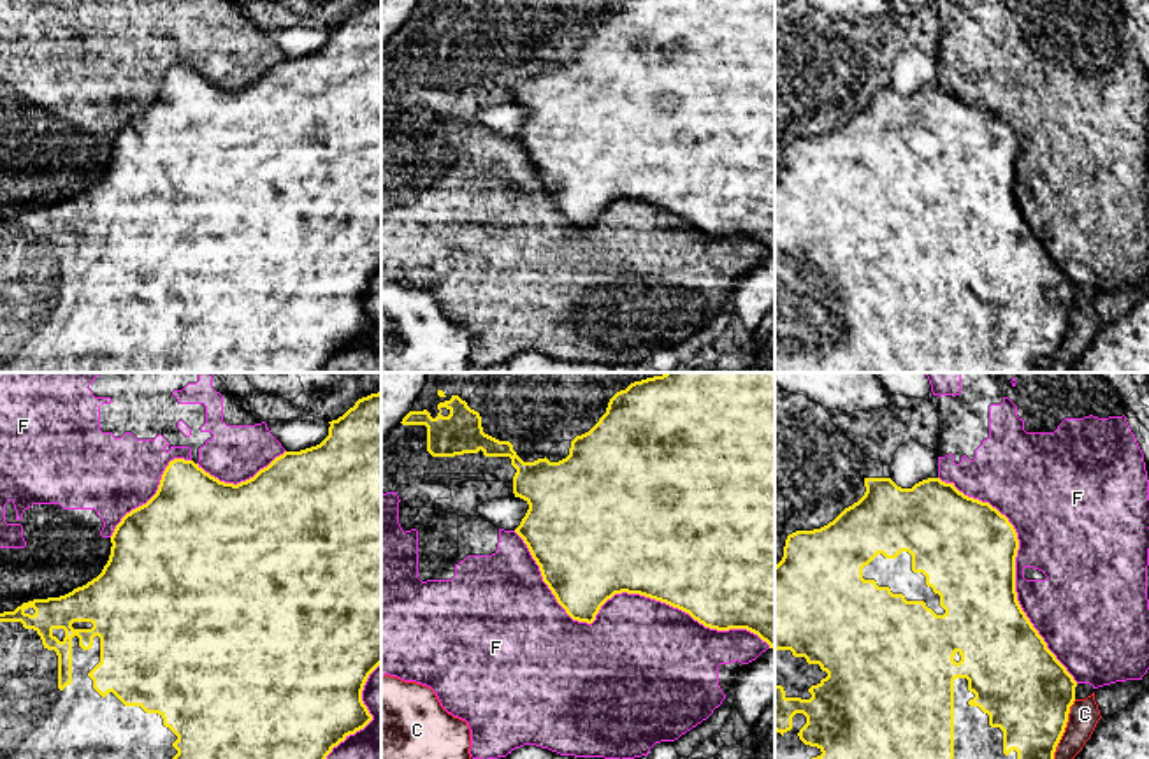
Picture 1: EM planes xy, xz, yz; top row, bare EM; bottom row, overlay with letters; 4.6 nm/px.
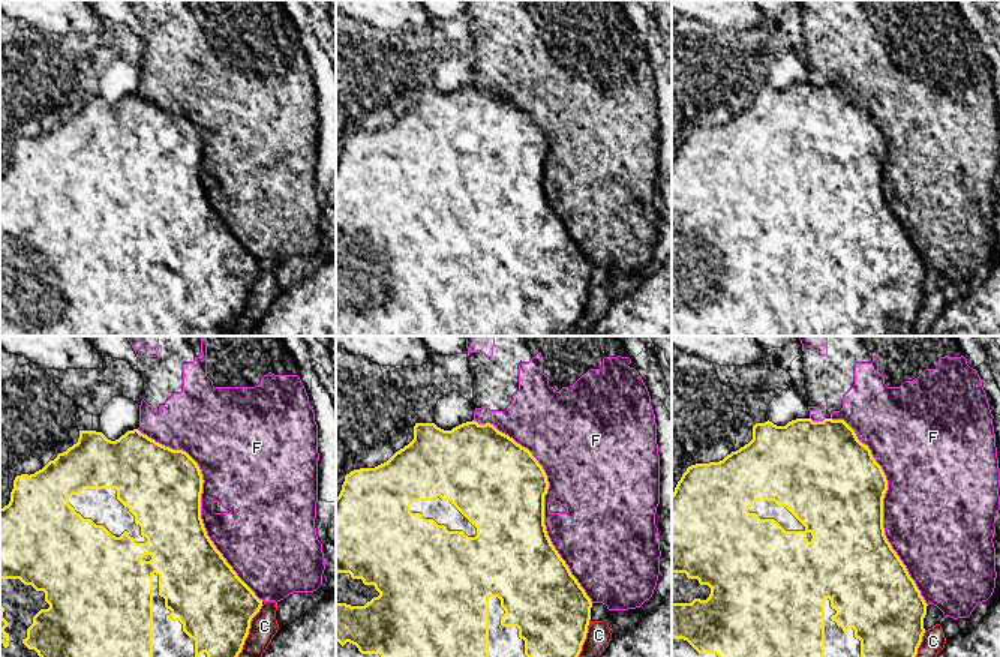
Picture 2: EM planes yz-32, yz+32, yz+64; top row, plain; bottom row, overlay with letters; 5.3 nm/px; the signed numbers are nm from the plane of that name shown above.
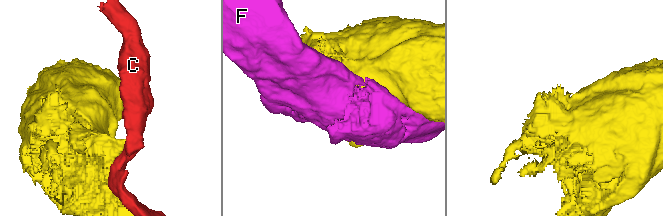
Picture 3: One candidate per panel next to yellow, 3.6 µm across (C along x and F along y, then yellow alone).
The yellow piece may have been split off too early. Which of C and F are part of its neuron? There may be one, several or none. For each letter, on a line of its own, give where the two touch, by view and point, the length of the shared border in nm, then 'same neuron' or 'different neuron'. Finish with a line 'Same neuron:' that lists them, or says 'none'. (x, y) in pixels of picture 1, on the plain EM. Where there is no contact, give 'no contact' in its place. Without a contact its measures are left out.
C: meets yellow in yz at (1063, 338); contact 320 nm long; different neuron
F: meets yellow in xz at (626, 197); contact 1300 nm long; different neuron
Same neuron: none

